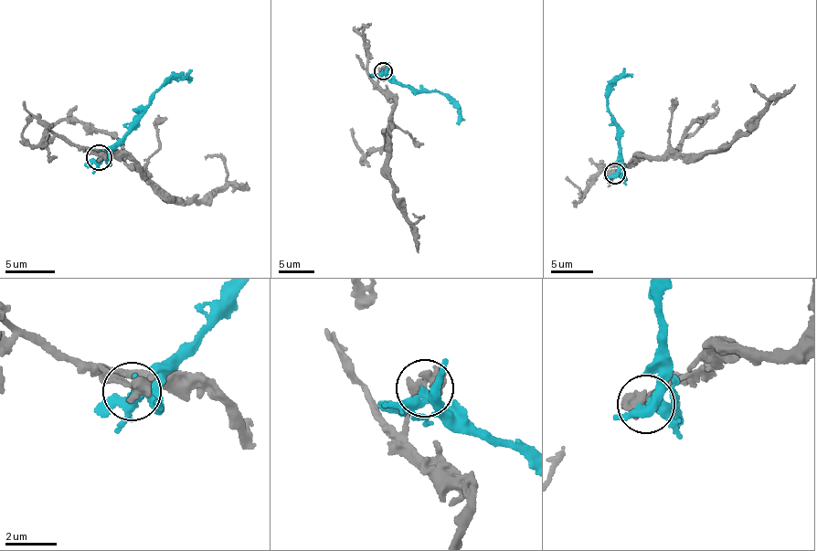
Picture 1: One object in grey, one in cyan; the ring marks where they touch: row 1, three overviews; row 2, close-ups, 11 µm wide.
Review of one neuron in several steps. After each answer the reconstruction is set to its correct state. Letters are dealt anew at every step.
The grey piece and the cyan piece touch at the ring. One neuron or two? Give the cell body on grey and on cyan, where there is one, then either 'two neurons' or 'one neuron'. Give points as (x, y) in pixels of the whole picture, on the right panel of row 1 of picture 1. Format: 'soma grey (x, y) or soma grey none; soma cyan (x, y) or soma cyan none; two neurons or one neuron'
soma grey none; soma cyan none; two neurons

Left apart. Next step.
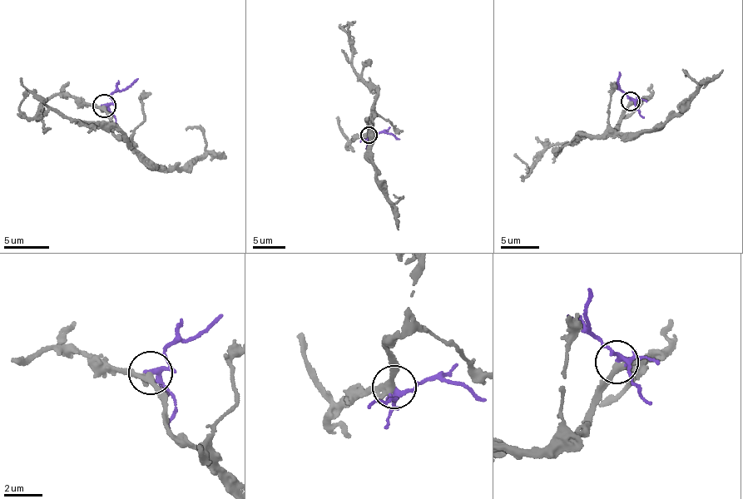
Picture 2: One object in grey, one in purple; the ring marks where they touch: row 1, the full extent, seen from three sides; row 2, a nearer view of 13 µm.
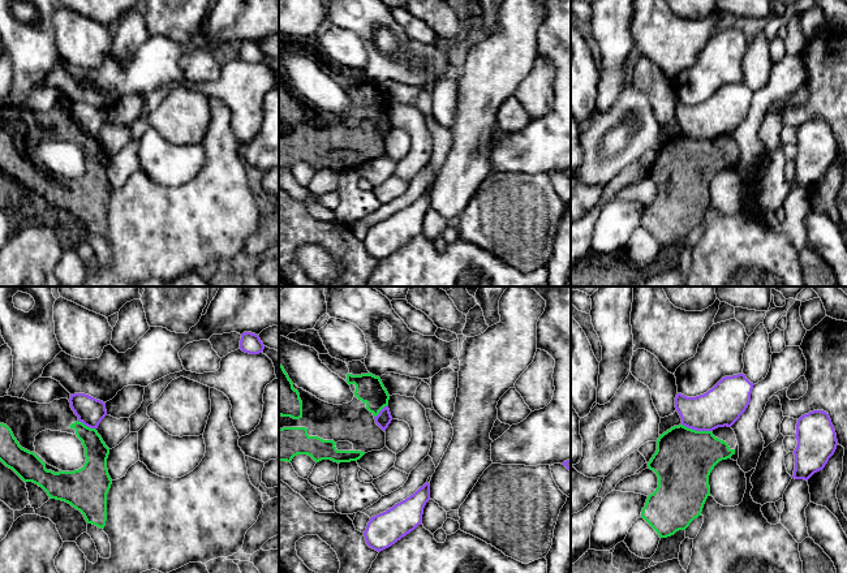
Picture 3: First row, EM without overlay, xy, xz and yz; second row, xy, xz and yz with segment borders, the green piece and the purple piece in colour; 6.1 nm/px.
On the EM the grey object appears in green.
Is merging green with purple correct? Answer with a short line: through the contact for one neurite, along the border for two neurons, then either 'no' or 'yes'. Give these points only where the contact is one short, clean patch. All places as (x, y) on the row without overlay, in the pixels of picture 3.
no

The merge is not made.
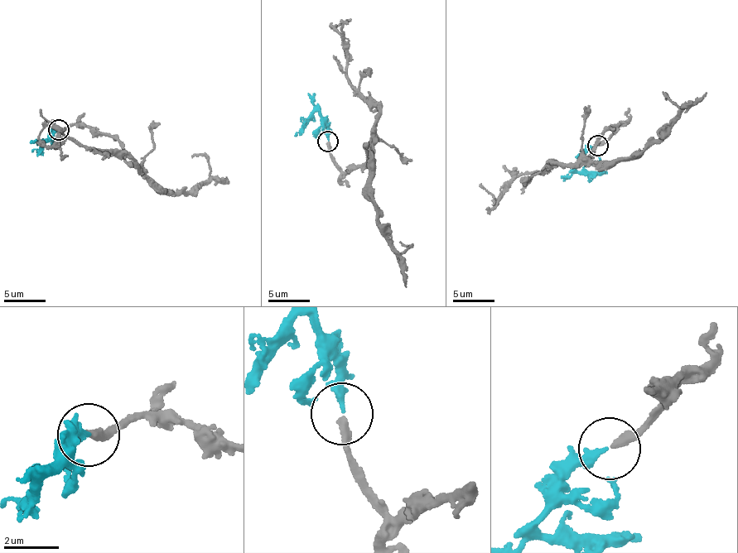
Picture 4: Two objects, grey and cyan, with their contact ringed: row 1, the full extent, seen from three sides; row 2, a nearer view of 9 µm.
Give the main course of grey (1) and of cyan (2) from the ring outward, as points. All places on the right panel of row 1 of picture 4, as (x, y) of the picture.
1: (598, 145), (612, 137), (617, 122), (587, 157), (518, 175), (495, 201), (478, 186)
2: (598, 145), (592, 146), (577, 170), (607, 174)

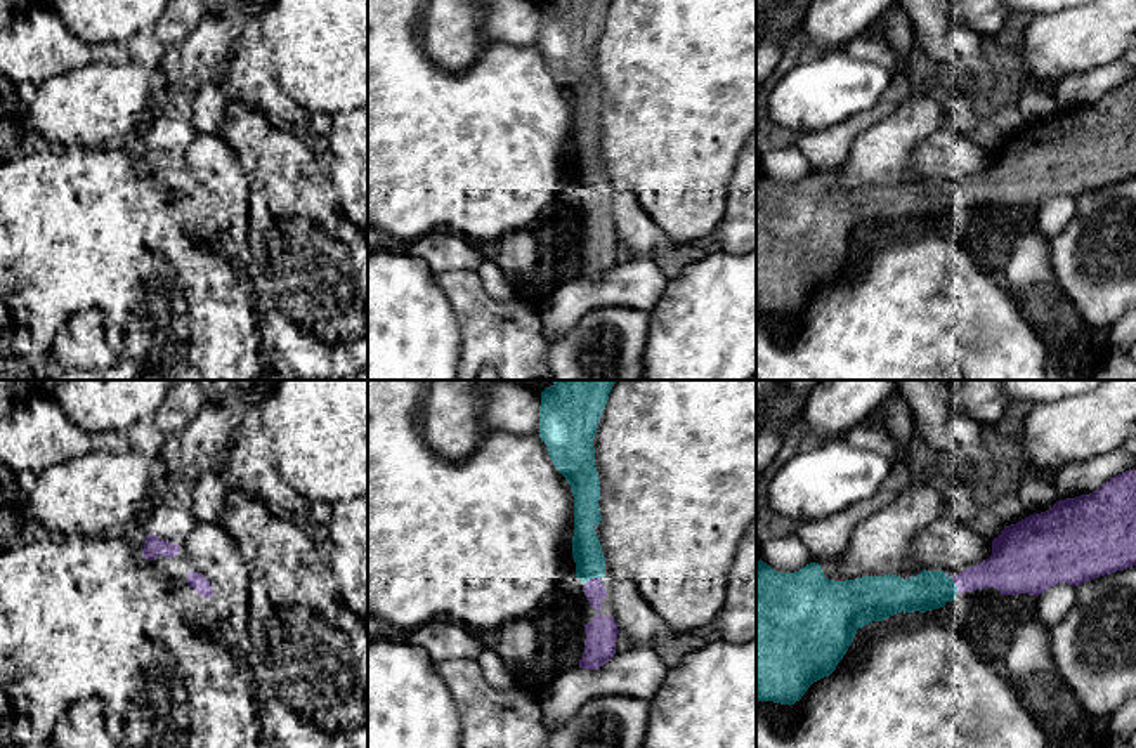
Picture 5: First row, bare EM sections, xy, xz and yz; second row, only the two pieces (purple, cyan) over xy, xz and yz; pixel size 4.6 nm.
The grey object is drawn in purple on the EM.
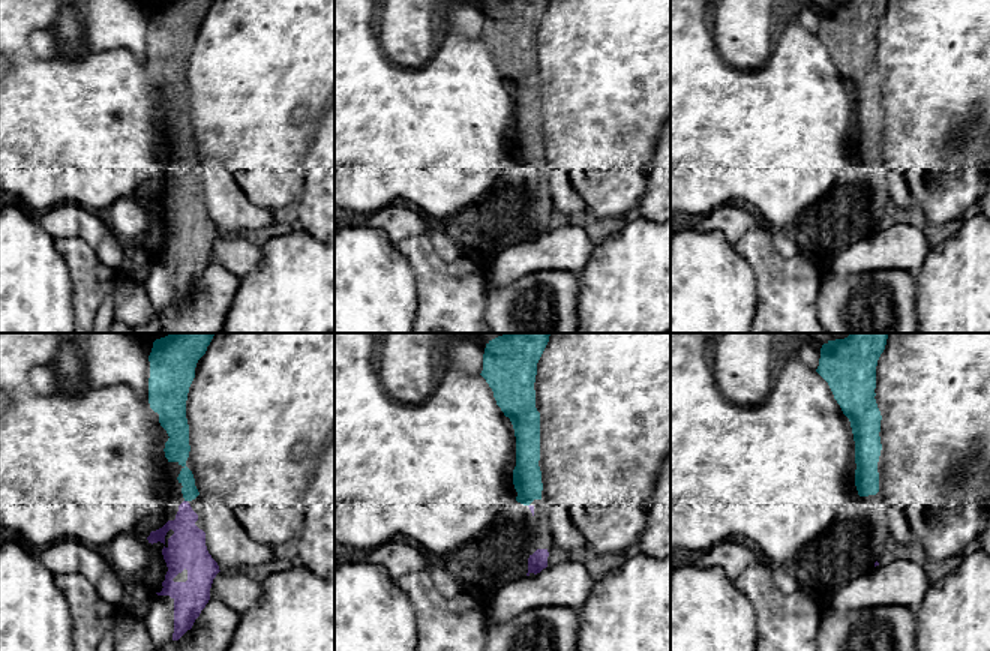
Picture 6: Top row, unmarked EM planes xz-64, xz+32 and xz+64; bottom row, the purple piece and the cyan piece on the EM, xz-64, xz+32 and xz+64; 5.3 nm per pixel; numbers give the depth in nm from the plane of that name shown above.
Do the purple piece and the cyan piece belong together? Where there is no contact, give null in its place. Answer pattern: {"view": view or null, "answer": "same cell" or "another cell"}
{"view": "xz", "answer": "same cell"}

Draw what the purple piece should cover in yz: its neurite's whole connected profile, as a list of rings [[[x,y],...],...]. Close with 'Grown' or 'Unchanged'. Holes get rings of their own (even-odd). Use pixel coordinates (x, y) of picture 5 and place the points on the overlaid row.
[[[1126,470],[1089,495],[1058,500],[1049,510],[1028,515],[1004,526],[992,540],[992,555],[956,576],[943,571],[926,571],[904,580],[897,574],[862,576],[836,581],[824,576],[819,562],[810,562],[794,573],[779,573],[761,559],[756,562],[756,699],[794,705],[808,687],[829,677],[846,654],[859,628],[883,621],[897,613],[926,613],[952,602],[957,594],[976,588],[997,588],[1001,595],[1041,595],[1058,583],[1084,581],[1136,566],[1136,470]]]. Grown

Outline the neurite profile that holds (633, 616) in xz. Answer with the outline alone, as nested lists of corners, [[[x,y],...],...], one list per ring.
[[[605,574],[602,583],[614,607],[617,630],[626,633],[637,646],[650,646],[675,635],[628,578]]]

